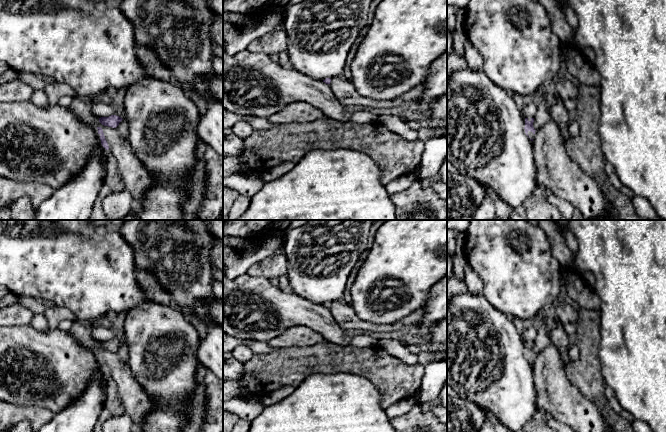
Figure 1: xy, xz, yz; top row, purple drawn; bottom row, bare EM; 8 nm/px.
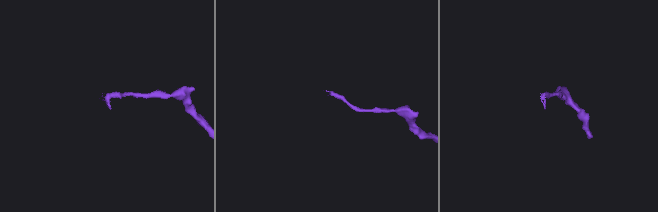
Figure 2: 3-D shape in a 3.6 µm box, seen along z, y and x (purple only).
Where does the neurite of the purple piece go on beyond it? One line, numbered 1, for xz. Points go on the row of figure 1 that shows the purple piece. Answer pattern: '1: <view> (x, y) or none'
1: none

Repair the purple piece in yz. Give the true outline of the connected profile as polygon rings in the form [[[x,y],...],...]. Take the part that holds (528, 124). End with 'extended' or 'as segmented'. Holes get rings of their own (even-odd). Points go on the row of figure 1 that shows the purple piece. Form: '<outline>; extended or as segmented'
[[[525,118],[525,133],[533,141],[535,129],[533,127],[534,118]]]; extended

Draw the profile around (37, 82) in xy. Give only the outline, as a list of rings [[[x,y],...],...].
[[[19,72],[19,80],[31,86],[34,90],[43,90],[51,81],[50,77],[27,72]]]

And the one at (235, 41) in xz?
[[[275,5],[269,12],[263,12],[261,21],[257,26],[247,32],[239,31],[231,24],[223,22],[223,41],[225,43],[225,53],[233,56],[243,50],[255,39],[266,33],[272,32],[275,26],[283,21],[283,14],[286,6]]]

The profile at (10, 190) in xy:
[[[0,176],[0,208],[8,206],[21,197],[29,197],[33,209],[50,198],[54,189],[45,184],[19,182]]]

